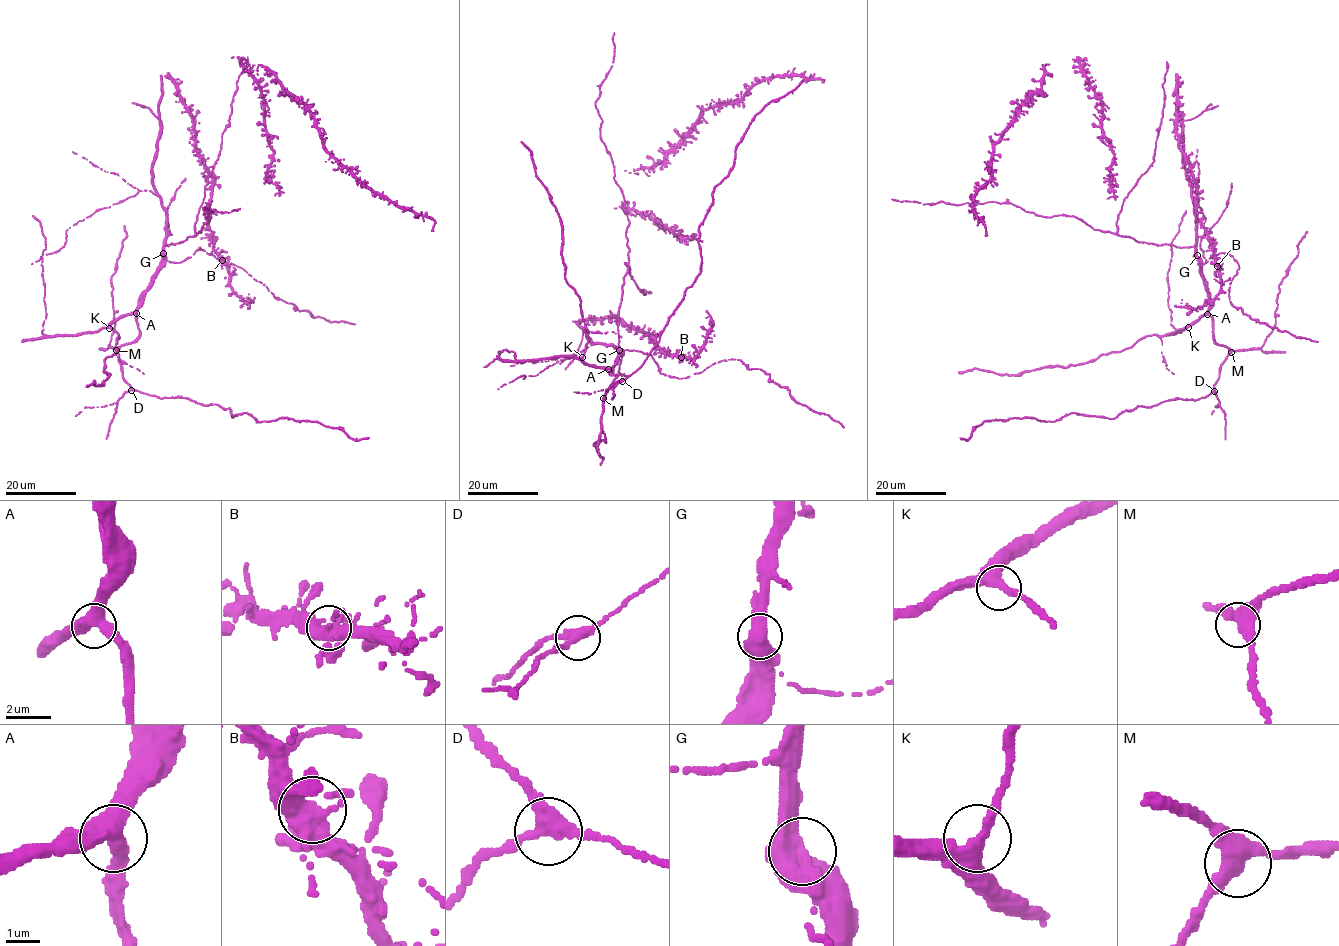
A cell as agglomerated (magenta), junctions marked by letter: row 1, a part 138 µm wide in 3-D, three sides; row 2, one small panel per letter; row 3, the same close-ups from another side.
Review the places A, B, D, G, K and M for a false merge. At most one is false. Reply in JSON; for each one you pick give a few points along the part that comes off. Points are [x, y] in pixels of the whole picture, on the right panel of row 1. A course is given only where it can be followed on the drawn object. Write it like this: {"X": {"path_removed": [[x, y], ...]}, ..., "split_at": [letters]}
{"split_at": []}

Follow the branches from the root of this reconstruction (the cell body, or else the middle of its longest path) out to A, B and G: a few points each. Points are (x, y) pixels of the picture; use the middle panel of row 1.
A: (622, 290), (617, 328), (620, 354), (613, 369), (608, 369)
B: (622, 290), (618, 347), (586, 337), (586, 329), (574, 321), (614, 316), (652, 334), (658, 346), (681, 357)
G: (622, 290), (617, 328), (619, 350)

